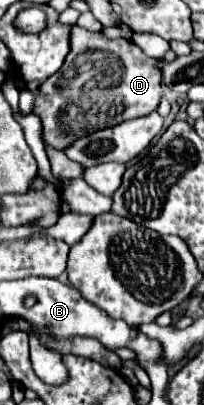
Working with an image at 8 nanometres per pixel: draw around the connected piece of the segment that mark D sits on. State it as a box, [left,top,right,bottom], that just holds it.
[33,25,163,151]

